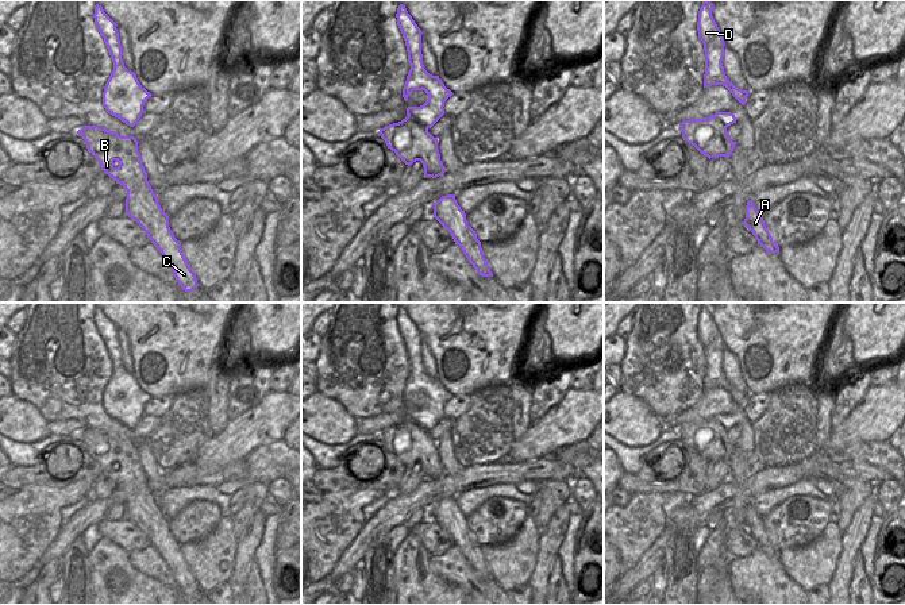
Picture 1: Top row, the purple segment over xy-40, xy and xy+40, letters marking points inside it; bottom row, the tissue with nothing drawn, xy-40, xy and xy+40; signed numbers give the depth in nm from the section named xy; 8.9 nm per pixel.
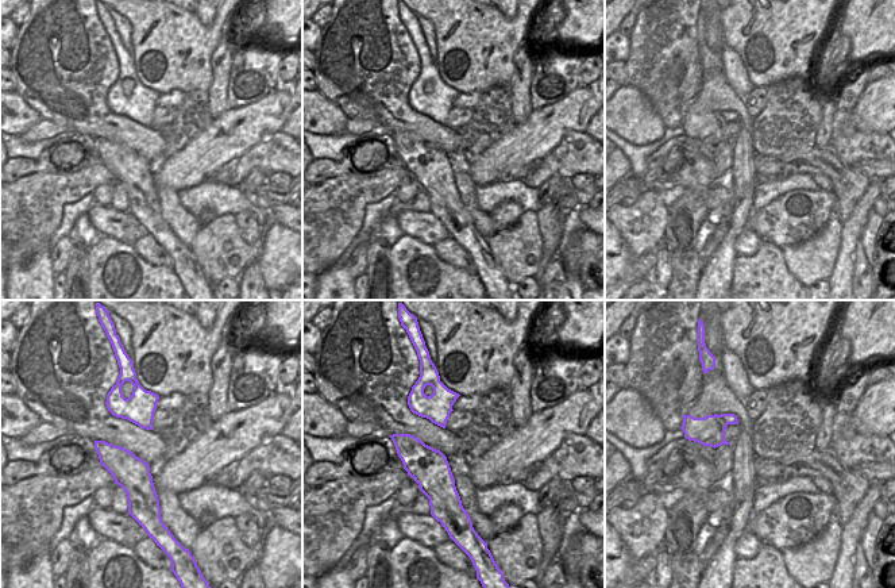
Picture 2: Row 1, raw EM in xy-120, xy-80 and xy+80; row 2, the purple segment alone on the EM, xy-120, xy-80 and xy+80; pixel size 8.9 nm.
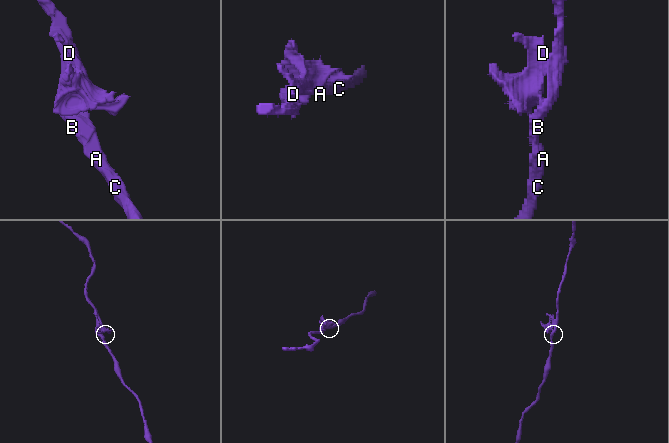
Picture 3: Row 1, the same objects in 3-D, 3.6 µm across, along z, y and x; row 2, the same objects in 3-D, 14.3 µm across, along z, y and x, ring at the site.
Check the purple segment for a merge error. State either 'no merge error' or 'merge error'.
merge error

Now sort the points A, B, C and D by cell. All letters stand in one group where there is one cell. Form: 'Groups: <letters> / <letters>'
Groups: A B C / D

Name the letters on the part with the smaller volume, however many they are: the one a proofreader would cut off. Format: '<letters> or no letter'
D

